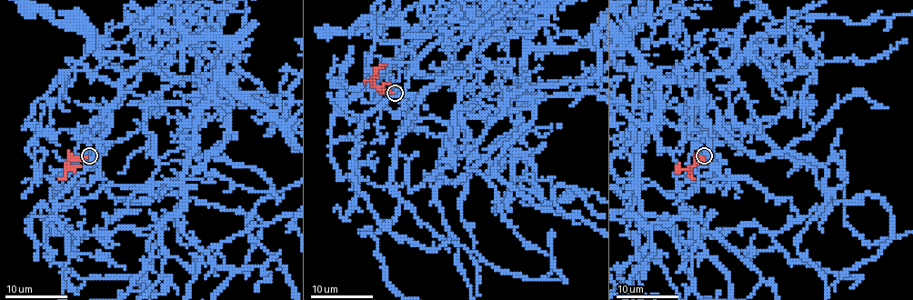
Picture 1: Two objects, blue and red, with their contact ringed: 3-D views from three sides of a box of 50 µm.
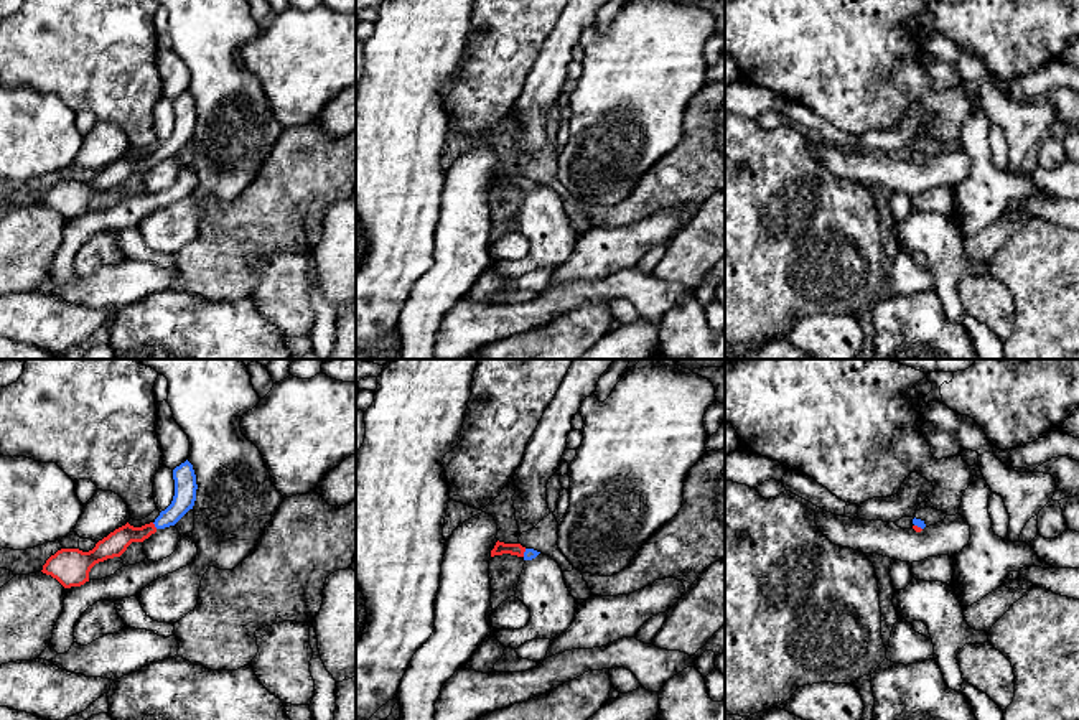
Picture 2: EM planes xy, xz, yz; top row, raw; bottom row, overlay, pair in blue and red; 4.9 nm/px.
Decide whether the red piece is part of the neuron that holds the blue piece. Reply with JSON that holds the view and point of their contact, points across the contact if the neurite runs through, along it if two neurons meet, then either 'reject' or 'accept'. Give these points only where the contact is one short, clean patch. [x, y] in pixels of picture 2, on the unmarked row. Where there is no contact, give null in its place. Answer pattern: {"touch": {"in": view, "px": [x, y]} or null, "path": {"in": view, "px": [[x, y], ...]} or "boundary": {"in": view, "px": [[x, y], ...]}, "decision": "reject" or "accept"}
{"touch": {"in": "xy", "px": [155, 157]}, "path": {"in": "xy", "px": [[185, 116], [183, 132], [155, 157], [116, 173]]}, "decision": "accept"}

